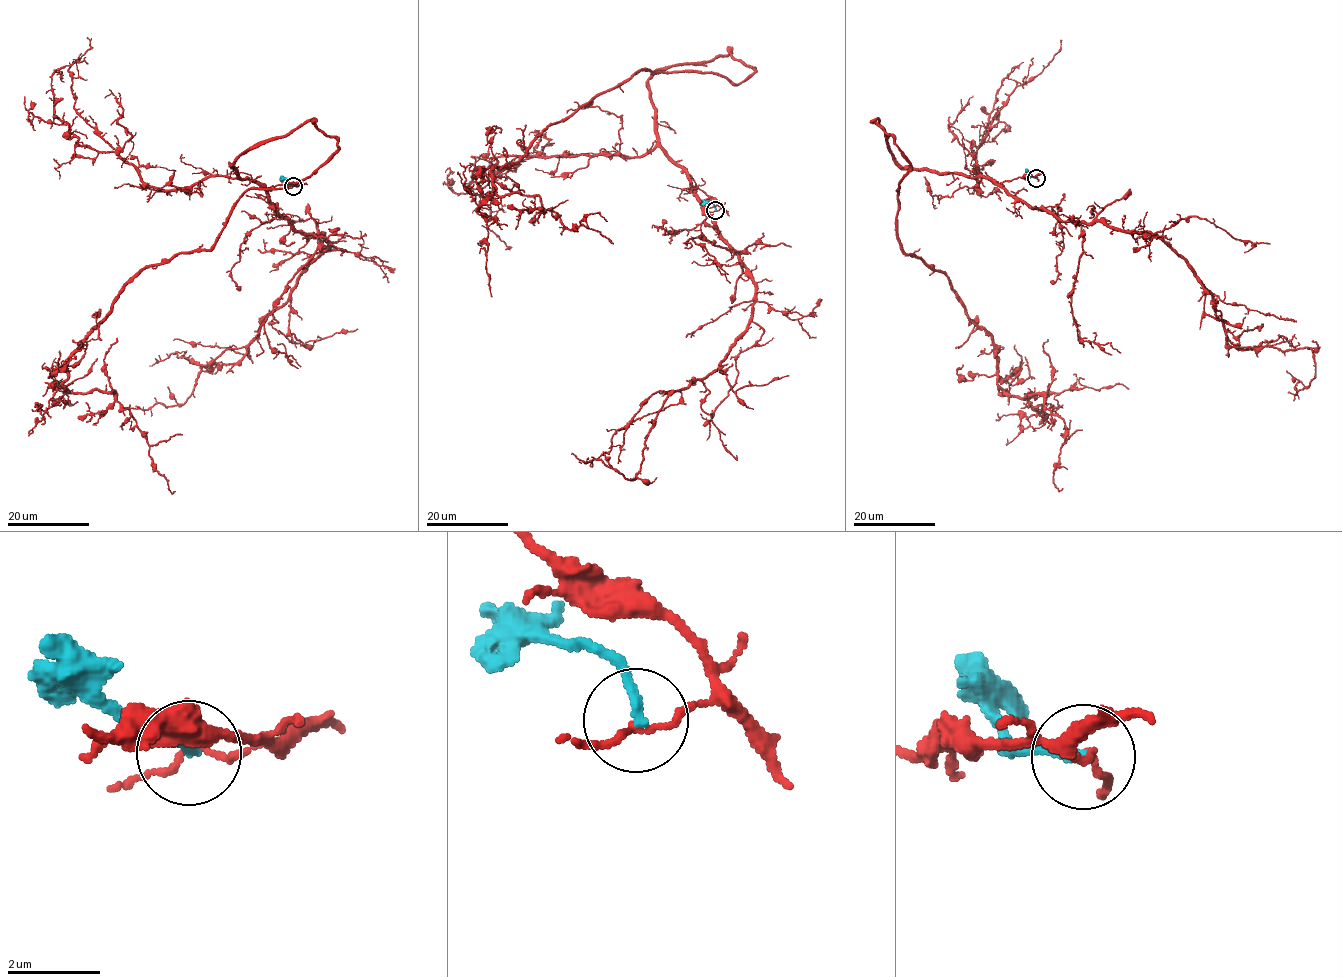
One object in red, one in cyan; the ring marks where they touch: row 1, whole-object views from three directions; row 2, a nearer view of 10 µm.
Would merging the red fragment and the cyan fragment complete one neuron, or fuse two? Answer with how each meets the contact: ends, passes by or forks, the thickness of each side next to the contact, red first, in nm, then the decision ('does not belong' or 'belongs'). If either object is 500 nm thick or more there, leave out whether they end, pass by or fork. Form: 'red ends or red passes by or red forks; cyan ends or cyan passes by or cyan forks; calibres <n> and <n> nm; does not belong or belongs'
red passes by; cyan ends; calibres 100 and 200 nm; does not belong

